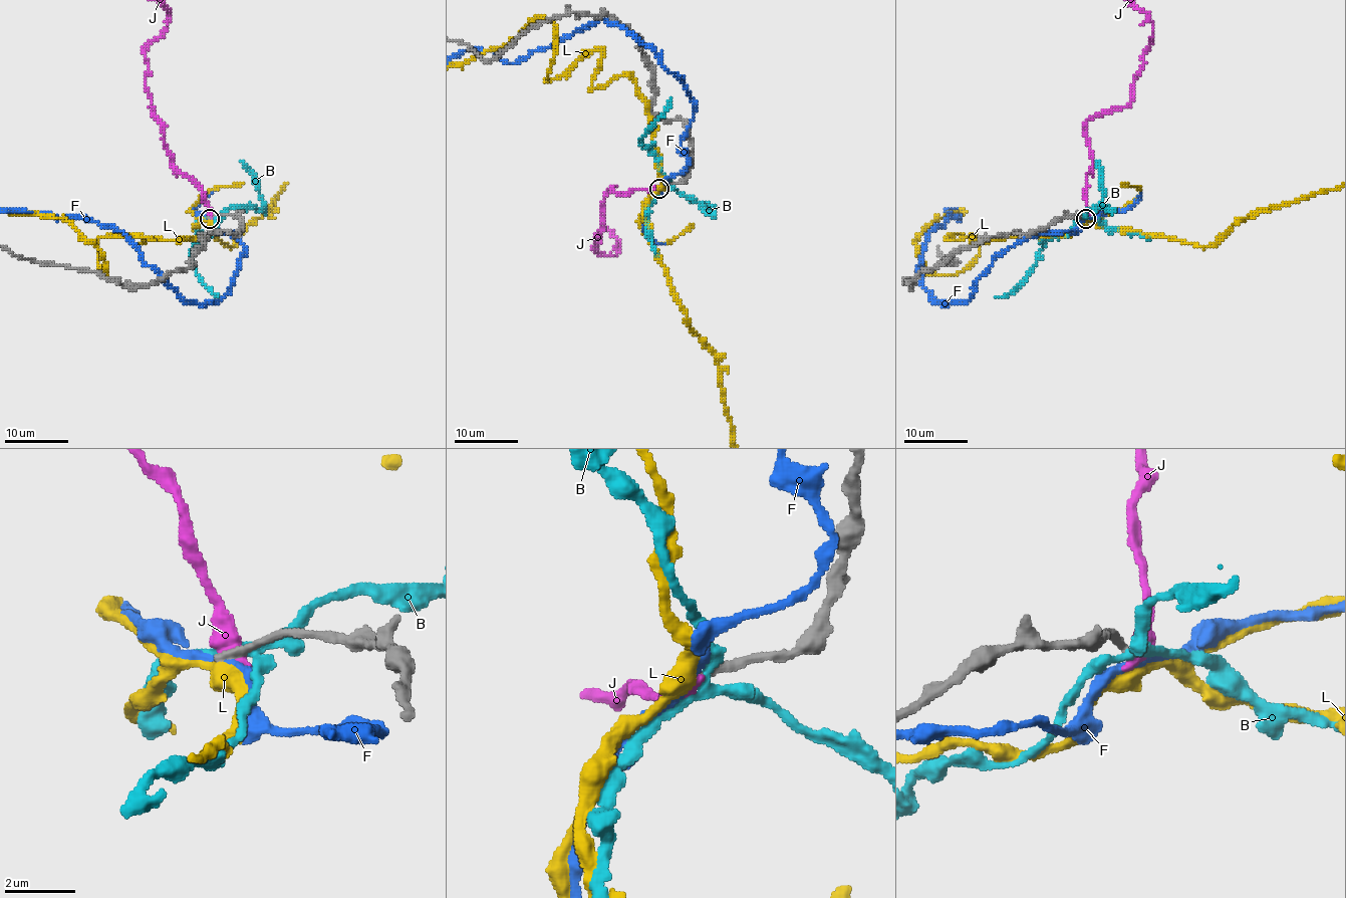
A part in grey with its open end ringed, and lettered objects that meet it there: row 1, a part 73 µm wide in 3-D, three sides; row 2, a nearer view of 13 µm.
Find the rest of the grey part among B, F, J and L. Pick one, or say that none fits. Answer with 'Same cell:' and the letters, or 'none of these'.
Same cell: none of these

